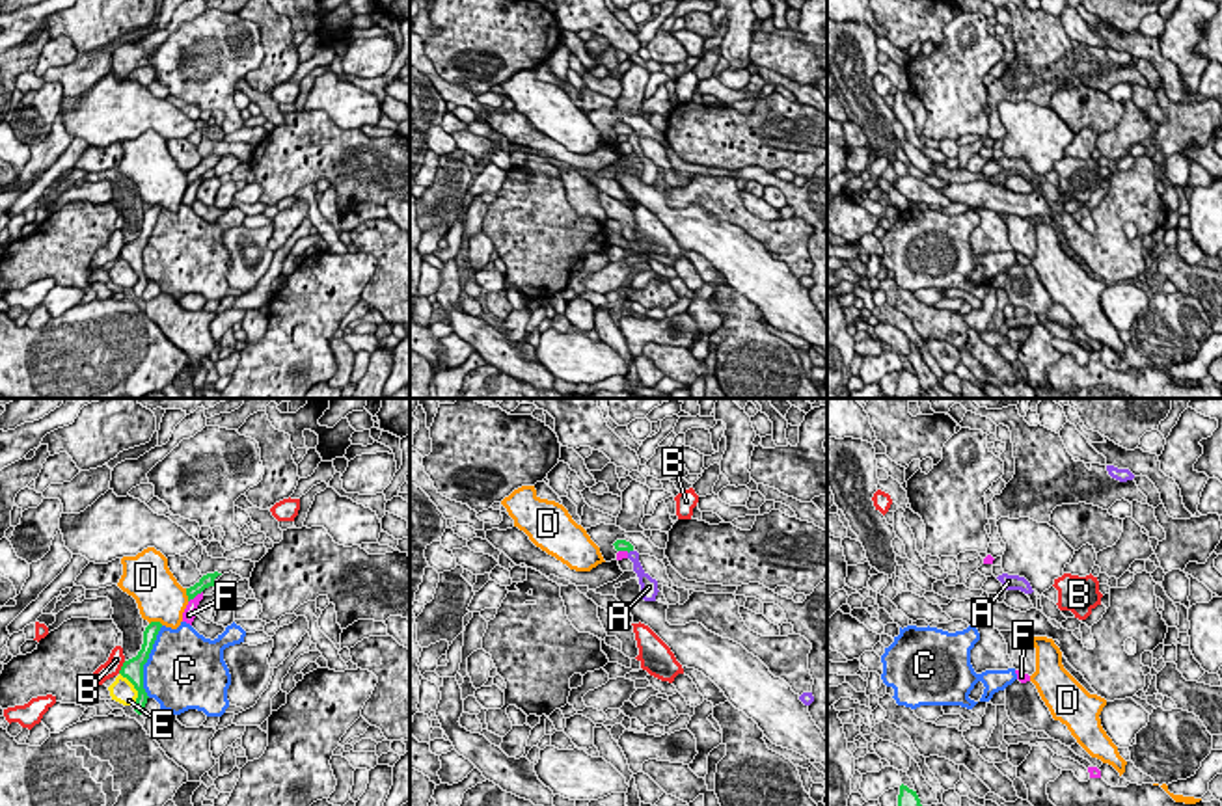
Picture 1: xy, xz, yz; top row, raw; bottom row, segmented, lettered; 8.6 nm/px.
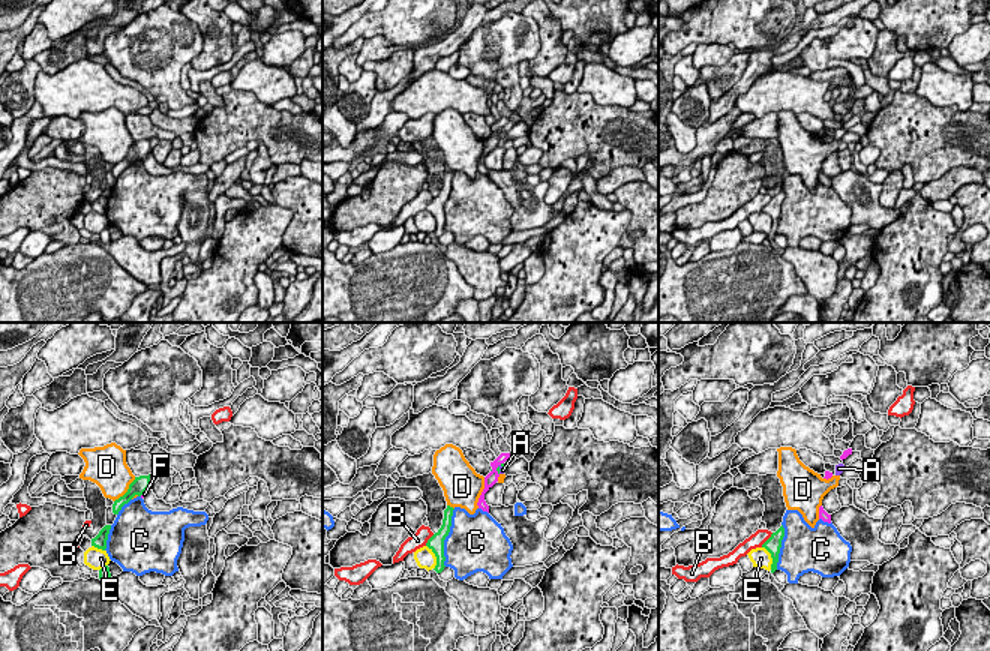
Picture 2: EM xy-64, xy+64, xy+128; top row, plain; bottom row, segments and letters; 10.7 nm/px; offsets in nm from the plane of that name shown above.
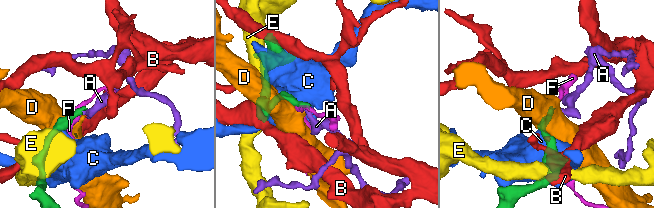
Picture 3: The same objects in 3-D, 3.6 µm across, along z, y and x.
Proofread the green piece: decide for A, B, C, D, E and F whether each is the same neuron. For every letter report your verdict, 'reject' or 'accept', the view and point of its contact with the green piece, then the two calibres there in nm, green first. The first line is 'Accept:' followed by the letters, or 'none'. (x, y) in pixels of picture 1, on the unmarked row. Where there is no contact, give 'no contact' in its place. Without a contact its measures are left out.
Accept: none
A: reject; contact xz (630, 133); calibres 100 and 90 nm
B: reject; contact xy (122, 250); calibres 190 and 140 nm
C: reject; contact xy (146, 244); calibres 190 and 480 nm
D: reject; contact xy (157, 205); calibres 130 and 400 nm
E: reject; contact xy (135, 270); calibres 190 and 200 nm
F: reject; contact xy (194, 179); calibres 120 and 120 nm

